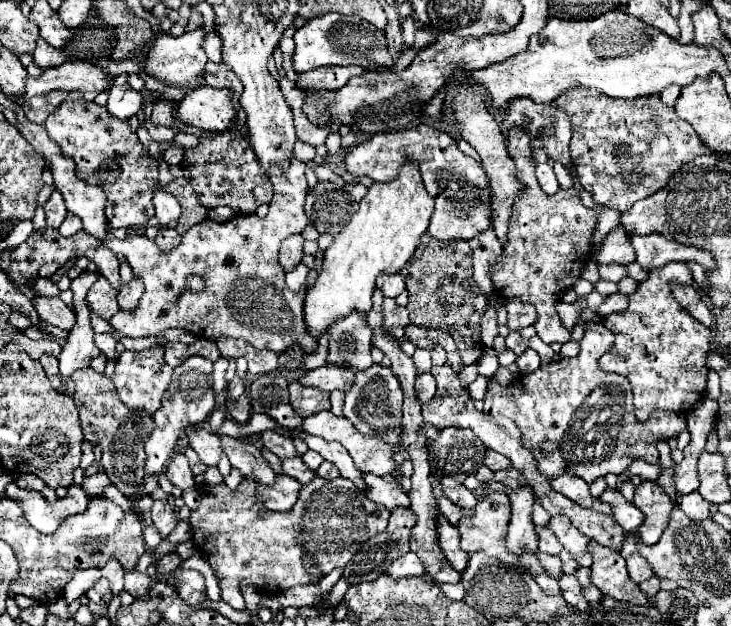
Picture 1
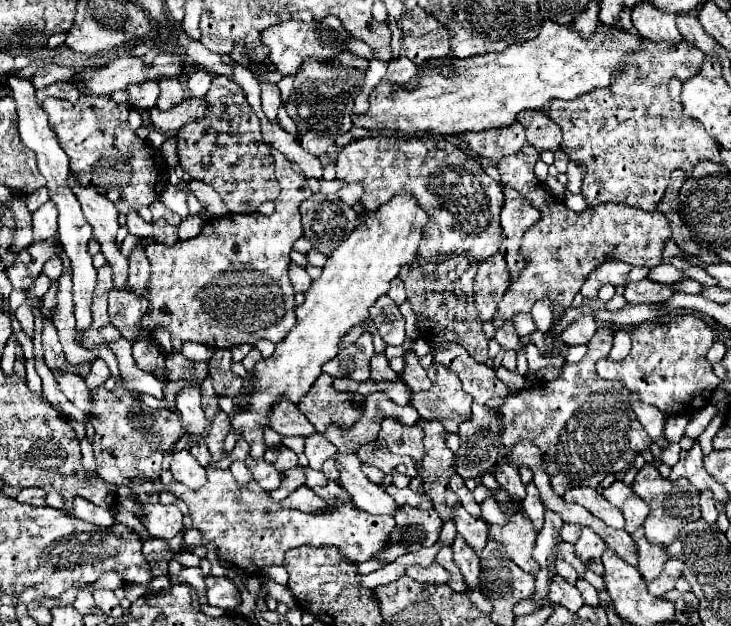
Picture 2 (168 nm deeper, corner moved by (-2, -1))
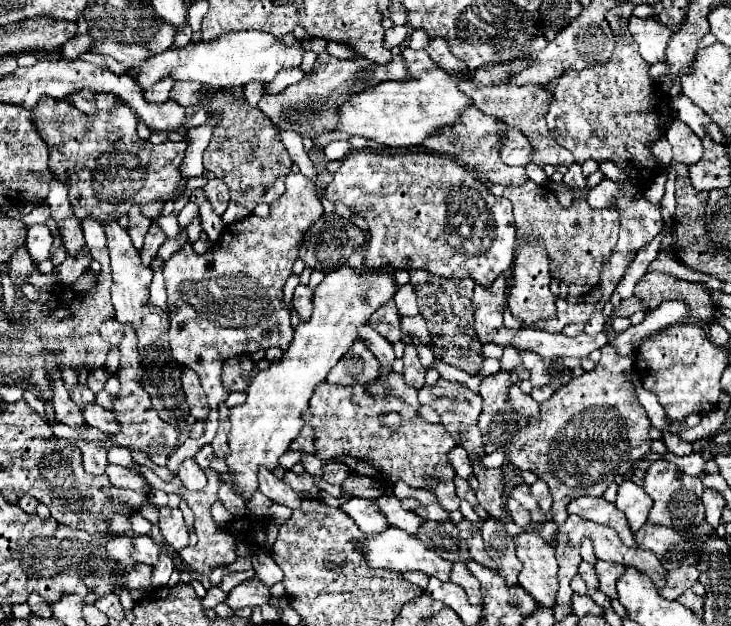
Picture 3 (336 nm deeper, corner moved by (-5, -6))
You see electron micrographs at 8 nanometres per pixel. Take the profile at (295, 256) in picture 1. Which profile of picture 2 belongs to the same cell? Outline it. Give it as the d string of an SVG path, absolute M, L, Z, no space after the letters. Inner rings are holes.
M289 264L289 278L291 278L291 284L295 288L295 292L307 292L309 286L311 286L311 278L309 274L305 272L305 268L299 268L295 264Z

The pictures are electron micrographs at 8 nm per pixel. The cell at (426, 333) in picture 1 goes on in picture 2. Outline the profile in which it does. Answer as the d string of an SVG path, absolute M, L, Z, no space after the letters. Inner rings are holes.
M451 344L449 348L433 348L431 354L437 362L445 362L445 366L457 370L455 374L463 382L463 390L471 394L475 402L485 404L491 396L507 398L507 394L511 394L511 390L495 376L495 370L475 362L461 346Z

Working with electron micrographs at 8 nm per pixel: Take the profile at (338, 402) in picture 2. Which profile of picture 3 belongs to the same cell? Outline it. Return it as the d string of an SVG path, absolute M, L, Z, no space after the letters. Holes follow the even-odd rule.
M328 381L316 387L310 399L310 407L304 413L304 421L314 427L316 455L320 459L346 463L350 471L384 483L402 479L410 487L426 487L450 513L450 521L454 525L464 519L454 487L456 471L448 461L448 453L456 447L456 443L442 423L426 423L422 417L418 417L414 407L408 407L398 397L372 397L366 395L364 387L360 385L332 385ZM366 399L390 399L390 411L396 411L402 417L402 425L396 432L391 433L386 425L380 425L380 413L366 411Z

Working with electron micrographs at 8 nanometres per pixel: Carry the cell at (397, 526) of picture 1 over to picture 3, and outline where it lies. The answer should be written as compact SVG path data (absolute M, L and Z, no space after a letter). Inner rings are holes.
M426 519L416 535L426 547L436 551L448 561L466 561L470 553L466 551L466 541L458 537L458 529L450 521L430 521Z

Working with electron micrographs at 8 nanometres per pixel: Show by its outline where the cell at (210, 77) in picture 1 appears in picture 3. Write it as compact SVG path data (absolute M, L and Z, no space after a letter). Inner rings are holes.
M224 87L224 89L214 91L210 97L208 111L210 111L208 119L212 115L216 115L218 121L212 131L212 141L210 141L208 149L204 151L204 171L222 179L230 189L230 201L246 207L250 213L254 211L254 207L258 203L274 203L284 191L284 177L286 177L286 173L290 173L292 159L290 159L288 151L284 149L284 145L280 143L272 123L266 119L266 115L258 107L248 105L244 87Z

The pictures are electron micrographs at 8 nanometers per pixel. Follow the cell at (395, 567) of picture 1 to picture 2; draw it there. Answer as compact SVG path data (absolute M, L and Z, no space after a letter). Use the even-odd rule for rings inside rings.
M437 562L423 568L423 566L409 566L407 568L407 576L417 580L417 582L423 582L423 584L447 584L449 582L449 574L443 566L439 566Z

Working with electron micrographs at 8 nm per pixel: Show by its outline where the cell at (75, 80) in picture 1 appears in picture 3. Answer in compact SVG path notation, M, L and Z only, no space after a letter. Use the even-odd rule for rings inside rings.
M238 31L224 33L214 43L188 43L180 49L168 49L164 53L148 57L138 73L134 73L136 83L146 91L154 83L170 77L172 81L198 81L212 87L226 85L248 85L250 81L270 83L278 75L278 71L286 67L300 67L304 55L306 39L296 39L292 33L274 37L262 31Z

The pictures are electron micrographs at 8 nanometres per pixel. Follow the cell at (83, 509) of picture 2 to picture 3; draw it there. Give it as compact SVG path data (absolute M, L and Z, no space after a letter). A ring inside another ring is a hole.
M114 513L106 523L108 523L108 531L110 531L110 533L118 533L118 535L132 535L130 521L128 521L128 517L126 517L126 515Z

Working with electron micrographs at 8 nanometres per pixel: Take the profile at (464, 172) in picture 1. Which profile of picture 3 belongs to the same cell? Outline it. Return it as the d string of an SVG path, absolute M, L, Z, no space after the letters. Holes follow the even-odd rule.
M370 149L352 151L334 173L332 183L326 187L330 201L342 201L356 209L366 221L370 231L370 245L366 253L366 267L394 267L394 269L426 269L434 275L464 279L472 277L476 283L492 283L514 259L514 217L512 205L506 197L496 197L476 179L468 169L452 159L430 151L406 153L374 153Z

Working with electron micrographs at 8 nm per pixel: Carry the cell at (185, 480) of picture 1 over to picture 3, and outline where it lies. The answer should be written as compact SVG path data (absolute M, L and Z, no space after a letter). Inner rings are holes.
M186 459L186 461L180 465L176 477L182 481L182 485L184 485L186 489L200 491L200 489L206 487L206 475L204 475L204 471L196 465L194 459Z

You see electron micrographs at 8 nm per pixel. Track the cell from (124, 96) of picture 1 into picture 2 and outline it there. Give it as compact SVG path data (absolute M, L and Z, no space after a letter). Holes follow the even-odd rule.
M143 82L143 84L131 84L127 88L131 104L139 106L139 108L153 108L157 98L159 98L159 84L157 82Z

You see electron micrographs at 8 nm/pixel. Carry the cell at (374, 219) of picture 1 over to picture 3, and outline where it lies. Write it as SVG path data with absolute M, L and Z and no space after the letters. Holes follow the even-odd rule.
M348 263L332 269L314 289L312 317L294 329L294 339L284 355L270 363L268 369L256 373L246 391L246 403L230 409L232 429L228 437L230 455L226 455L226 463L230 473L234 473L234 481L238 485L236 491L242 491L244 499L250 499L258 489L258 467L274 471L278 457L290 447L292 439L298 437L300 429L304 427L302 413L308 409L314 387L322 383L326 373L340 361L340 357L348 353L356 341L360 341L358 329L368 323L374 309L394 297L396 289L398 285L390 267L382 271L364 269L358 273Z

